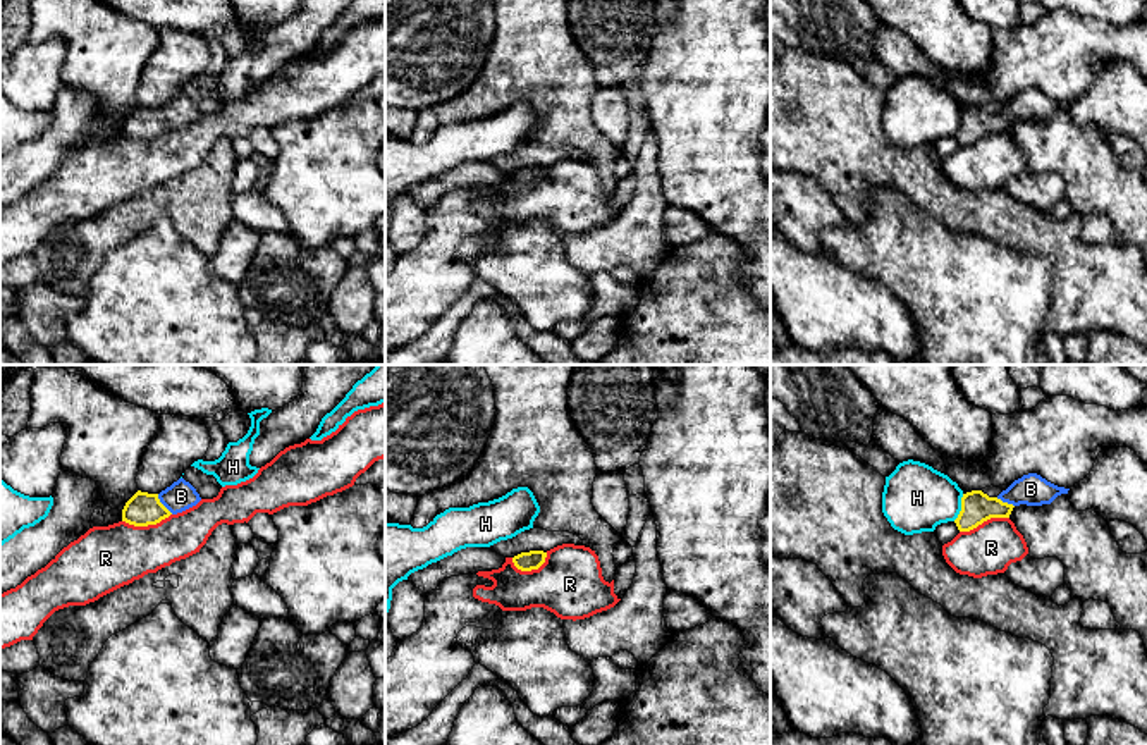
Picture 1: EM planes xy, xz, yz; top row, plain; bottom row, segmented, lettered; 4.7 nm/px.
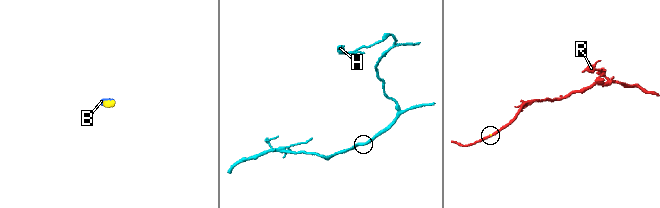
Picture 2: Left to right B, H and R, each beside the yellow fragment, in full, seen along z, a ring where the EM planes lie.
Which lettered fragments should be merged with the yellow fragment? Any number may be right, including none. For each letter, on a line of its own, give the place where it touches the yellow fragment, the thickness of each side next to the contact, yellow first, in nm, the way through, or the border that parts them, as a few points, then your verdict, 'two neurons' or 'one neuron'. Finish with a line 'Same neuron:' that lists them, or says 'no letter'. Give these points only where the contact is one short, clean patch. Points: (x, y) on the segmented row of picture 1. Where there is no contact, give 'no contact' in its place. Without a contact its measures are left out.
B: xy (162, 504) | 160/140 nm | one neuron
H: yz (962, 508) | 140/320 nm | along yz (963, 494), (960, 513), (953, 520) | two neurons
R: xy (147, 525) | 160/300 nm | along xy (171, 513), (147, 525), (122, 522) | two neurons
Same neuron: B

